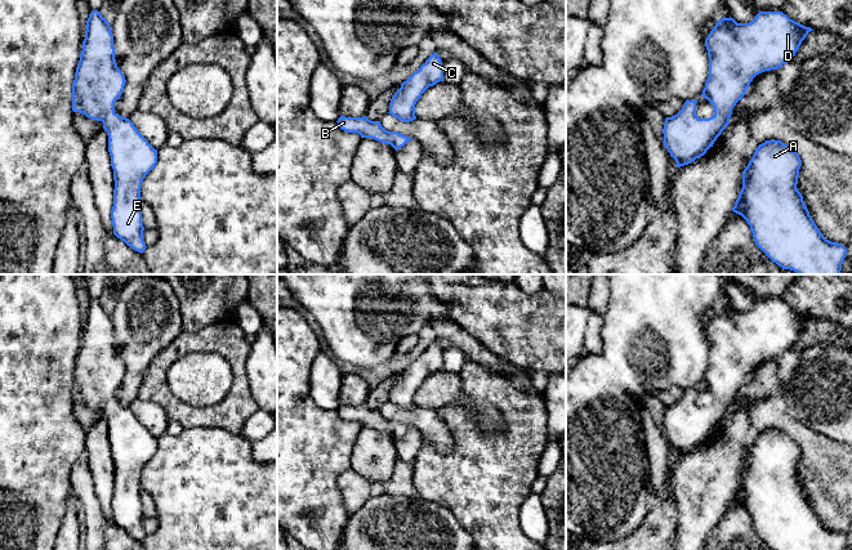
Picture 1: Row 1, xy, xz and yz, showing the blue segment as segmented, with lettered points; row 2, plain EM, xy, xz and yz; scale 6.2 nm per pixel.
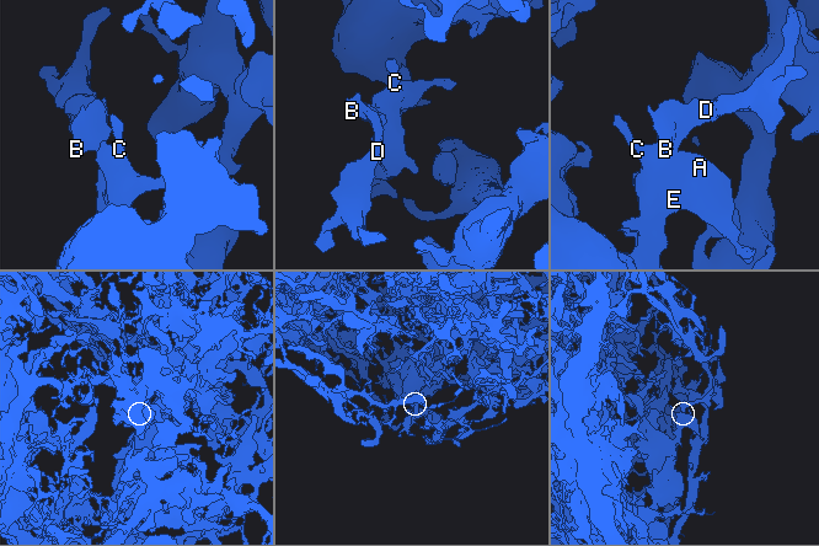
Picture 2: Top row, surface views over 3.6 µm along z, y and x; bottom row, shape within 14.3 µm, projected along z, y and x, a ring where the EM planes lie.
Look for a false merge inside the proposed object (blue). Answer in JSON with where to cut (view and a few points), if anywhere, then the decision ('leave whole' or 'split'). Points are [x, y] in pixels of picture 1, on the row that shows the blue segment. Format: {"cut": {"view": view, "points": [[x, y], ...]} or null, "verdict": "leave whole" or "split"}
{"cut": null, "verdict": "leave whole"}

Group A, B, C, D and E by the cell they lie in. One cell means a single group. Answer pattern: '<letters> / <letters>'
A B C D E

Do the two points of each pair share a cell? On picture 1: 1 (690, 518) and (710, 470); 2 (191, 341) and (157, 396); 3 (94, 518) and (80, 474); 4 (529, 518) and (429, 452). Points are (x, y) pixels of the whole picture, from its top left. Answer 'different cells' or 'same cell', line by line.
1: same cell
2: same cell
3: same cell
4: different cells

